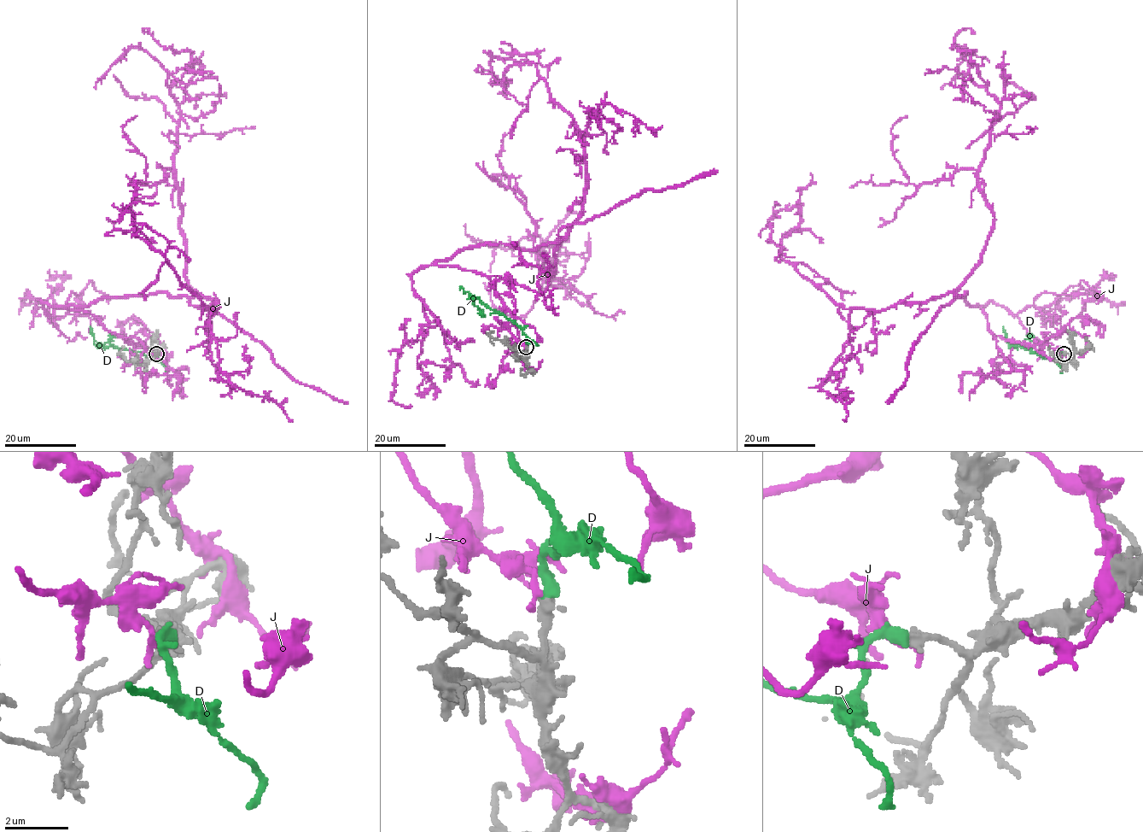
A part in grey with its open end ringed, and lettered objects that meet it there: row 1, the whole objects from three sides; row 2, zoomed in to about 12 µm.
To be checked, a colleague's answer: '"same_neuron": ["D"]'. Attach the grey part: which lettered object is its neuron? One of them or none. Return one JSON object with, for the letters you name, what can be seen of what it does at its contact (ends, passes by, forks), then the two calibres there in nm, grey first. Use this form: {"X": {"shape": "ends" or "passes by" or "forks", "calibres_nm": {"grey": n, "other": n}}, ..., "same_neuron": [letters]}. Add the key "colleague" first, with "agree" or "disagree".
{"colleague": "agree", "D": {"shape": "ends", "calibres_nm": {"grey": 340, "other": 440}}, "same_neuron": ["D"]}

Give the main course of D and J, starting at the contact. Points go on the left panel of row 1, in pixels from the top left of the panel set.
D: (156, 354), (156, 360), (141, 352), (133, 353), (112, 346), (99, 348), (94, 342), (90, 327)
J: (155, 354), (67, 306), (191, 295), (173, 166), (180, 109), (170, 92), (191, 56), (142, 28), (153, 32)

